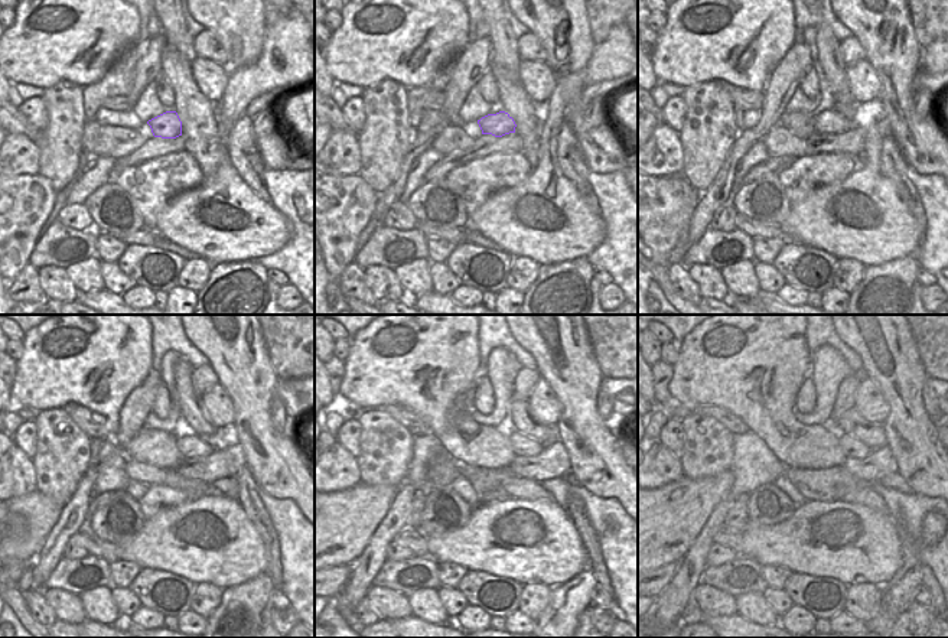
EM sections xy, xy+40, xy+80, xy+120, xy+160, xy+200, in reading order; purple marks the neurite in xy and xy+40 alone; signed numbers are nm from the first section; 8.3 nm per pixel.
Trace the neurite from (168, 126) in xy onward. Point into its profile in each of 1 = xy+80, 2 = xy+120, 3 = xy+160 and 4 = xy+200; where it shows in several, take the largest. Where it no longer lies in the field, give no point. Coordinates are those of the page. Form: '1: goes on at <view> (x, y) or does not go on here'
1: goes on at xy+80 (828, 121)
2: goes on at xy+120 (189, 445)
3: goes on at xy+160 (523, 445)
4: goes on at xy+200 (852, 448)

